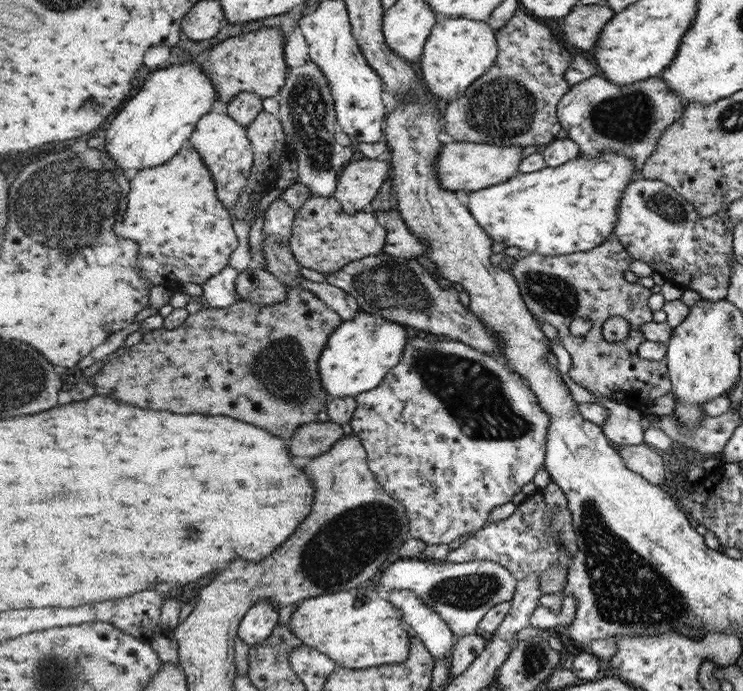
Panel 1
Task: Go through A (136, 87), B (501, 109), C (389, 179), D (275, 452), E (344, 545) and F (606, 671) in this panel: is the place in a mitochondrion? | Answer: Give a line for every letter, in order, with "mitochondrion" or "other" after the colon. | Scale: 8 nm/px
A: other
B: mitochondrion
C: other
D: other
E: mitochondrion
F: other

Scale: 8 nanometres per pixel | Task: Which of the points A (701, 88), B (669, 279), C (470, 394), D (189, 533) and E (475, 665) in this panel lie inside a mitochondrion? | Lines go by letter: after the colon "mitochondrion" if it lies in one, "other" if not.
A: other
B: other
C: mitochondrion
D: mitochondrion
E: other

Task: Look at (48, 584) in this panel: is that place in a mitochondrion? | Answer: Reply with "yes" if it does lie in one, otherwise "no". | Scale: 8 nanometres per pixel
no

